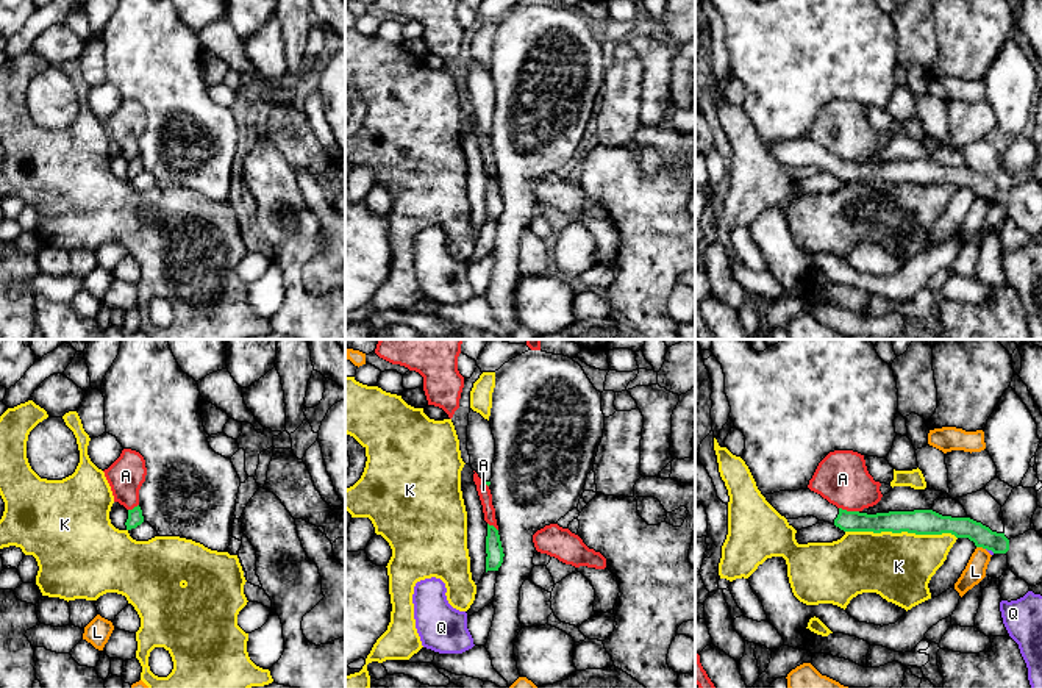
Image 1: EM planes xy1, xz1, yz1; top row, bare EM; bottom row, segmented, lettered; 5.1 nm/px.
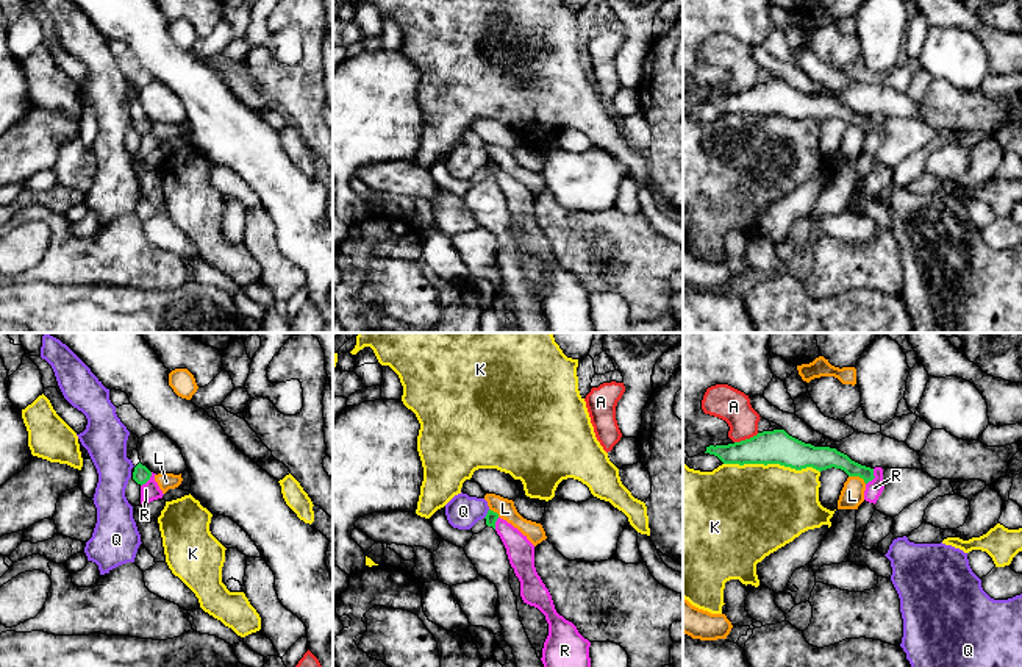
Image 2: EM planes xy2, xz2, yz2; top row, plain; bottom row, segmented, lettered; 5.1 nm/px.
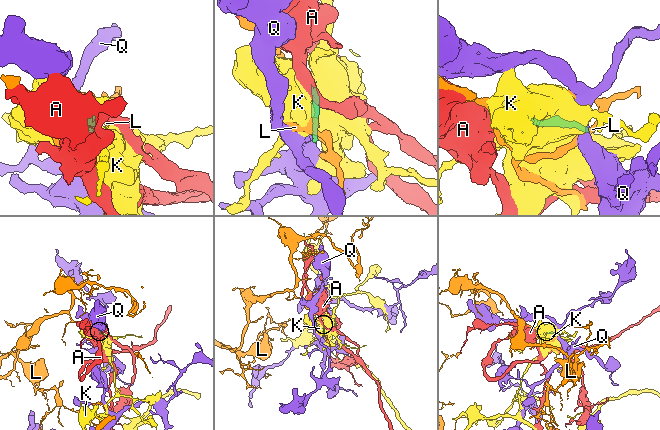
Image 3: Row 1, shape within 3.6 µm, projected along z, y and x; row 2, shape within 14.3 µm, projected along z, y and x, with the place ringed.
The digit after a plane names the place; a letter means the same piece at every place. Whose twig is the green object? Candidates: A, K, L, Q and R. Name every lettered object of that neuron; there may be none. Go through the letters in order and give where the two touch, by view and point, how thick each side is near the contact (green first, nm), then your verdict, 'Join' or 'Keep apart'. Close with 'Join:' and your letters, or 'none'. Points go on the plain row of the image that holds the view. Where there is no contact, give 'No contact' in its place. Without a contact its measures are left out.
A: Touches green at yz2 (746, 89). Thickness 180 nm (green) against 170 nm. Keep apart
K: Touches green at yz1 (902, 180). Thickness 130 nm (green) against 360 nm. Keep apart
L: Touches green at yz2 (858, 125). Thickness 130 nm (green) against 120 nm. Keep apart
Q: Touches green at xz2 (486, 164). Thickness 70 nm (green) against 170 nm. Keep apart
R: Touches green at yz2 (874, 127). Thickness 100 nm (green) against 90 nm. Keep apart
Join: none

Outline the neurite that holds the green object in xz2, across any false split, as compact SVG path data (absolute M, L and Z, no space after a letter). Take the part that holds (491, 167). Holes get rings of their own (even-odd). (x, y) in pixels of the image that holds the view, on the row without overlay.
M489 159L484 169L488 177L472 186L464 202L478 225L494 233L498 241L497 262L502 284L513 298L520 333L550 333L519 267L517 247L509 234L511 214L506 198L495 181L498 164Z

